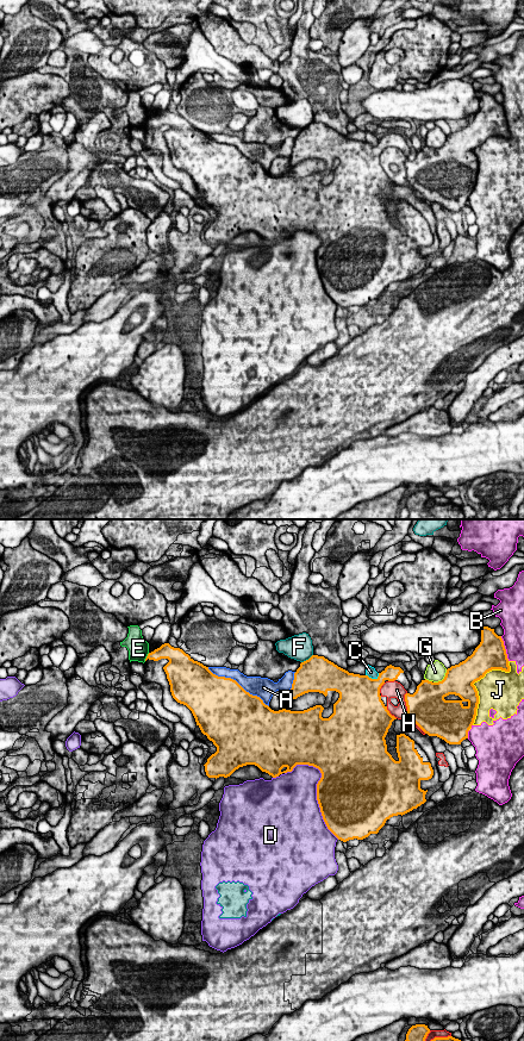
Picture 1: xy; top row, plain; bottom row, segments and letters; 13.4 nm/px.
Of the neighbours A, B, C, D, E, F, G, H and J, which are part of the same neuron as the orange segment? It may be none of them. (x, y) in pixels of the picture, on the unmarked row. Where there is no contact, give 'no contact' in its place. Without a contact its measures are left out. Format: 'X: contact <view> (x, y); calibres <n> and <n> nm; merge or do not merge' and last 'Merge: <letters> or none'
A: contact xy (237, 149); calibres 500 and 260 nm; do not merge
B: contact xy (504, 114); calibres 420 and 280 nm; do not merge
C: contact xy (373, 145); calibres 500 and 140 nm; do not merge
D: contact xy (317, 260); calibres 500 and 480 nm; do not merge
E: contact xy (147, 123); calibres 190 and 280 nm; do not merge
F: contact xy (306, 126); calibres 480 and 360 nm; do not merge
G: contact xy (443, 145); calibres 400 and 260 nm; do not merge
H: contact xy (407, 179); calibres 500 and 190 nm; do not merge
J: contact xy (474, 148); calibres 400 and 380 nm; do not merge
Merge: none

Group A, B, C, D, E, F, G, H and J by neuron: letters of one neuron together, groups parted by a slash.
A / B J / C / D F / E / G / H

